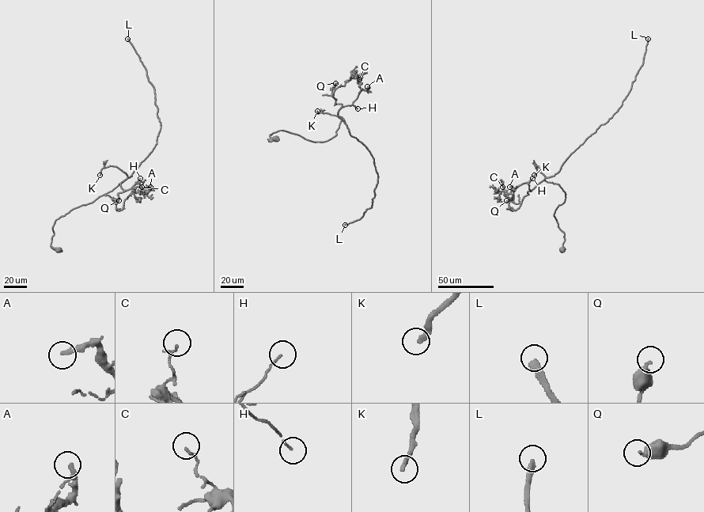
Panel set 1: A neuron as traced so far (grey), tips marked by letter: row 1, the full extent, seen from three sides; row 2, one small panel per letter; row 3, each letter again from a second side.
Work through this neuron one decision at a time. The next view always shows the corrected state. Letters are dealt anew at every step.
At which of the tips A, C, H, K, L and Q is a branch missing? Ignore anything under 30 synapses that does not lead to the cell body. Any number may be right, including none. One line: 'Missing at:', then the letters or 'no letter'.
Missing at: A, K, L

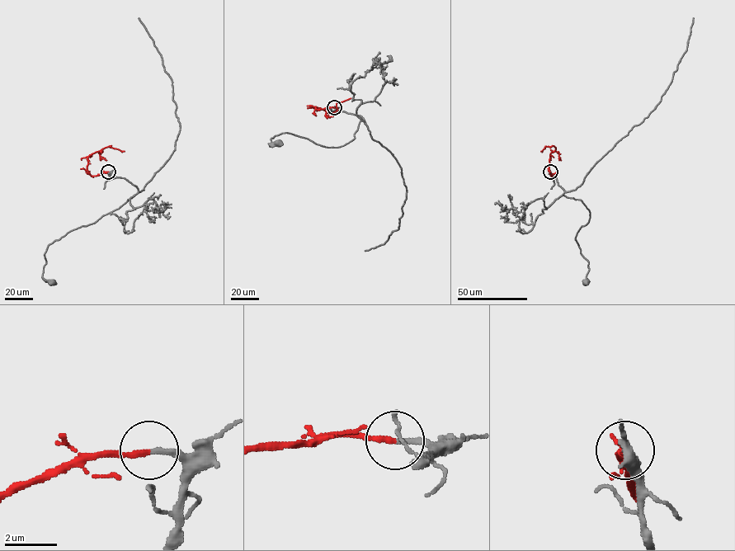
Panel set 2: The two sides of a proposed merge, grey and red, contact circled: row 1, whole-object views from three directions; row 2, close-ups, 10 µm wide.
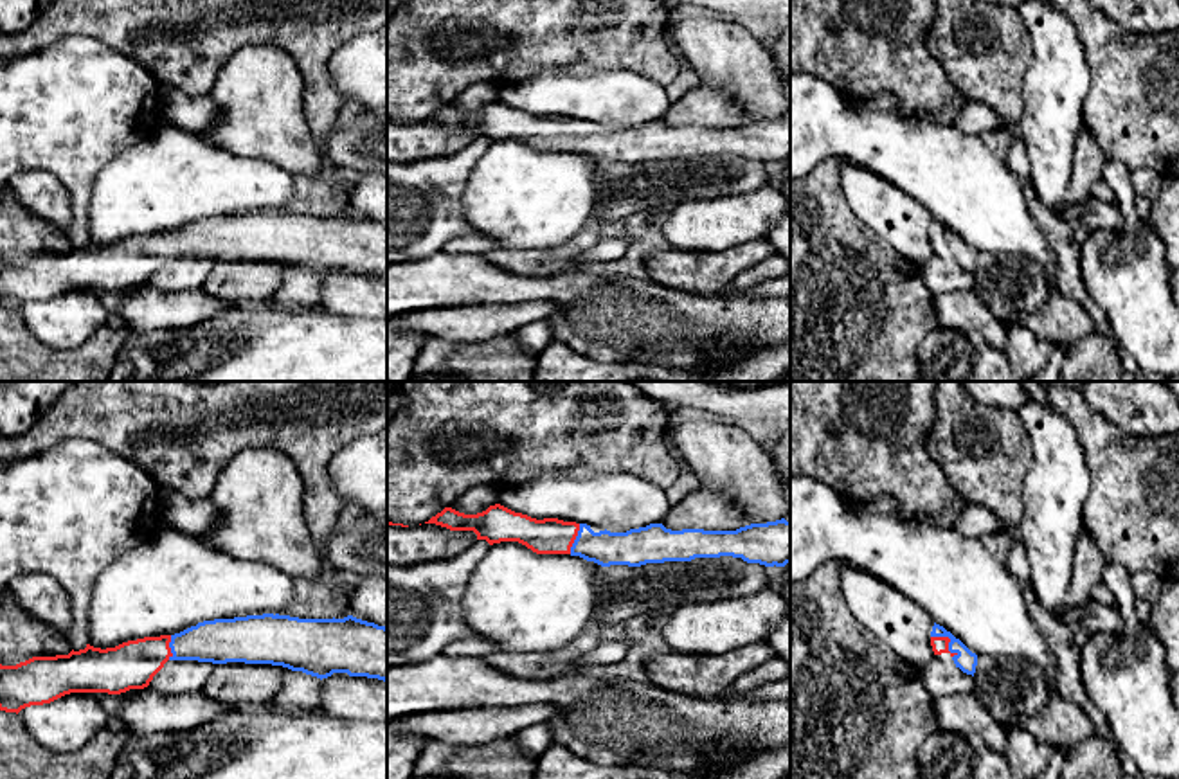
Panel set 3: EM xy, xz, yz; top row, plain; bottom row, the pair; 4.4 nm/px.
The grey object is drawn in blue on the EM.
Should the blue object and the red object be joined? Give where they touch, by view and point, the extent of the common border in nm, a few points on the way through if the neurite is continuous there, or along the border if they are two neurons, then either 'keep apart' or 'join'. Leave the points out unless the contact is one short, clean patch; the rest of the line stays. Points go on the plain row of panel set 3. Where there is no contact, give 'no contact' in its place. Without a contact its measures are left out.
yz (951, 238) | 150 nm | across yz (967, 258), (951, 238), (940, 241) | join

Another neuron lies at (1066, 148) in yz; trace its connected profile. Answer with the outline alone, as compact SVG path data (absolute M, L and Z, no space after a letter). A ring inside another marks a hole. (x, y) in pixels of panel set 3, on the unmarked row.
M1022 0L1015 9L1033 41L1019 135L1028 151L1031 187L1044 205L1060 209L1073 178L1073 153L1082 131L1085 95L1093 76L1085 65L1076 27L1053 2Z

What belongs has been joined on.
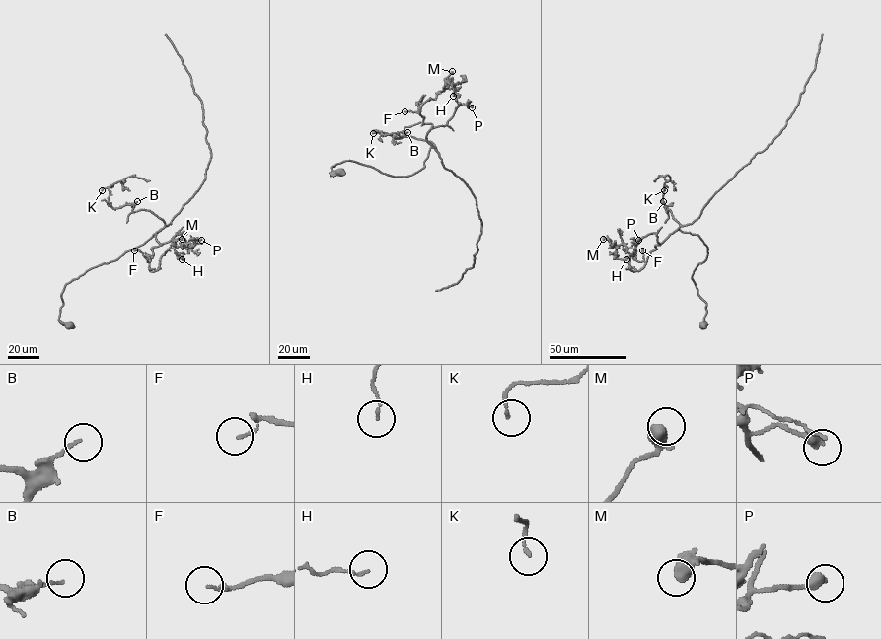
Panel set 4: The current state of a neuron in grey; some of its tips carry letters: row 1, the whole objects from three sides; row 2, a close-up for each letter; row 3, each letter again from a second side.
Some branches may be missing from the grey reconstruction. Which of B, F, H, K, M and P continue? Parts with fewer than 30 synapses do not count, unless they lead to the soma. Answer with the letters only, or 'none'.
none

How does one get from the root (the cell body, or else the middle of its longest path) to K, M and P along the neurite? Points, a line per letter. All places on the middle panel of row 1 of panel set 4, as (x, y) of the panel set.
K: (339, 171), (330, 174), (351, 161), (408, 176), (435, 148), (403, 132), (373, 133)
M: (339, 171), (330, 174), (344, 161), (394, 177), (421, 169), (432, 125), (422, 124), (419, 108), (452, 71)
P: (339, 171), (330, 174), (351, 161), (410, 175), (424, 166), (427, 133), (446, 125), (460, 105), (472, 107)

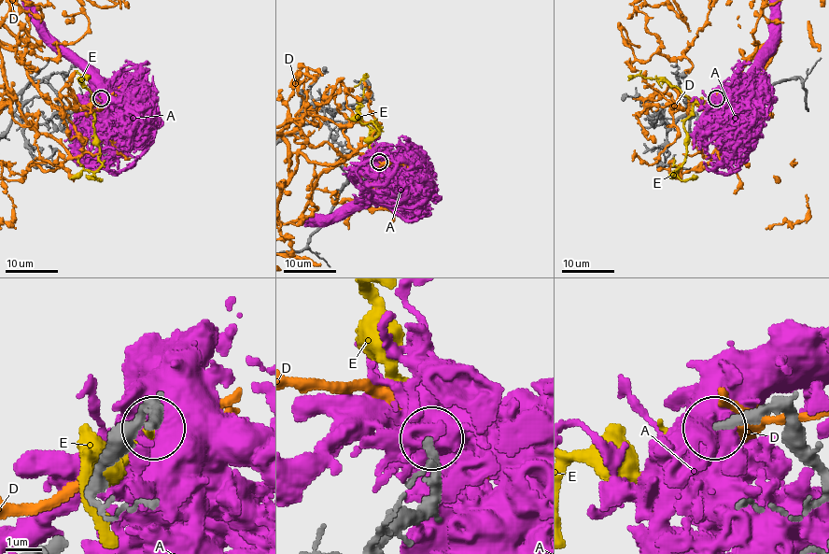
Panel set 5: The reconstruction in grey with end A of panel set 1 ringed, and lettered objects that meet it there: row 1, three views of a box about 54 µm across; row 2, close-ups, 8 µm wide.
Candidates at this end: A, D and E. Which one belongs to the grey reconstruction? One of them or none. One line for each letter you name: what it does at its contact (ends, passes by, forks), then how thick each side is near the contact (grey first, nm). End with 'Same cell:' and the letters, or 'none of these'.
E: it ends | 240/280 nm
Same cell: E

